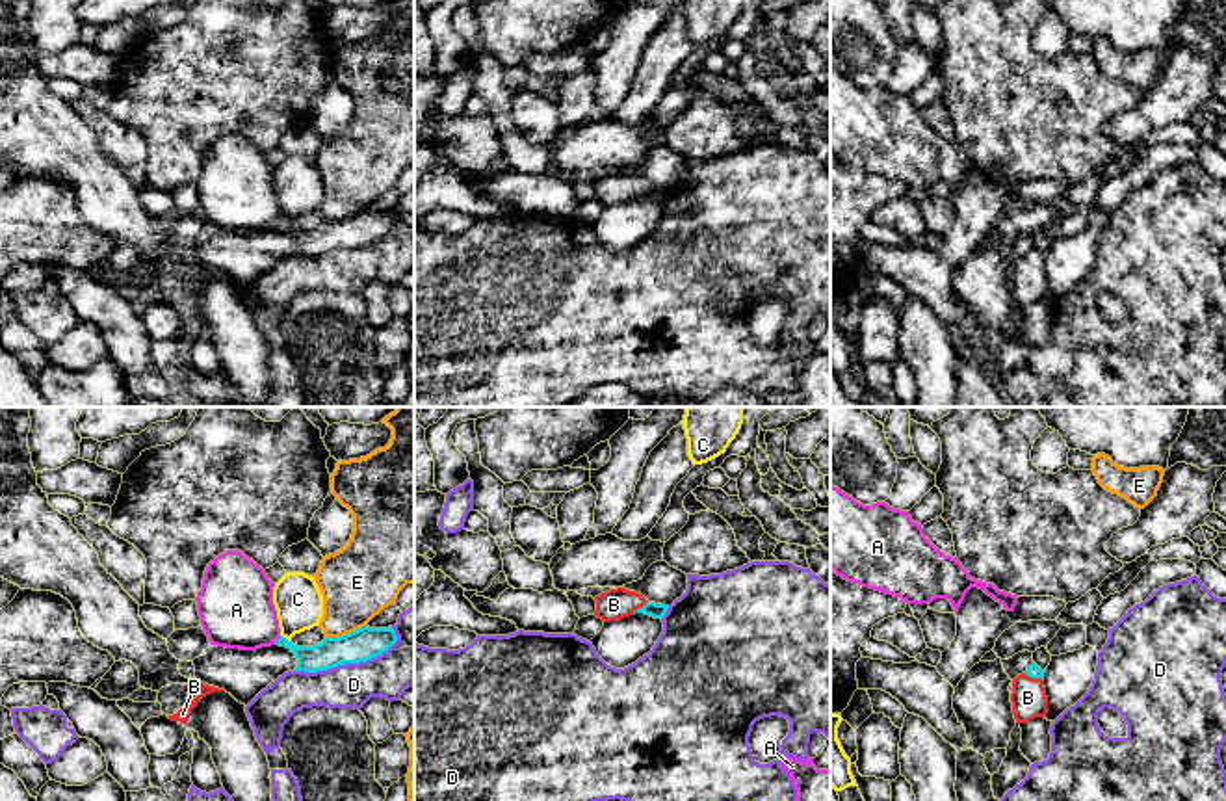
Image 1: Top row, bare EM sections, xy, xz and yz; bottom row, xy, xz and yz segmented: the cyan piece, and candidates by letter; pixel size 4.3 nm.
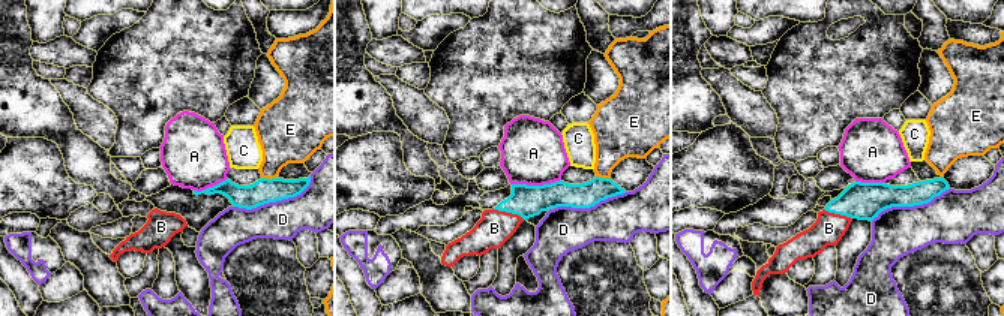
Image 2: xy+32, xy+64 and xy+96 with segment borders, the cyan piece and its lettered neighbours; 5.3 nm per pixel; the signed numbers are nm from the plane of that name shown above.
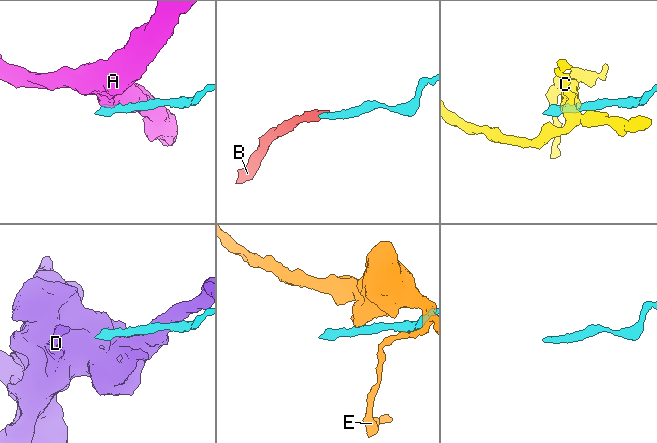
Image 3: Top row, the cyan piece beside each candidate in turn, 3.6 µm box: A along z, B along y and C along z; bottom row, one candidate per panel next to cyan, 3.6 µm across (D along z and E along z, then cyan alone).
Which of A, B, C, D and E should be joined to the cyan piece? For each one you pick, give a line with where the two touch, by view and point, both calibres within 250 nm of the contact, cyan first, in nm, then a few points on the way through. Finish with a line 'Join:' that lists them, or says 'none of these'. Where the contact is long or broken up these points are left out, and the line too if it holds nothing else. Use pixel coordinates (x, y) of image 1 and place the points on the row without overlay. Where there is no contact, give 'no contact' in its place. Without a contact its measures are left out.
B: meets cyan in xz at (639, 192); 70 nm thick on the cyan side, 140 nm on the other; runs through xz (654, 194), (639, 192), (613, 188)
Join: B

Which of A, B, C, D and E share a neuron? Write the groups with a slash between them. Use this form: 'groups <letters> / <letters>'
groups A / B / C / D / E

